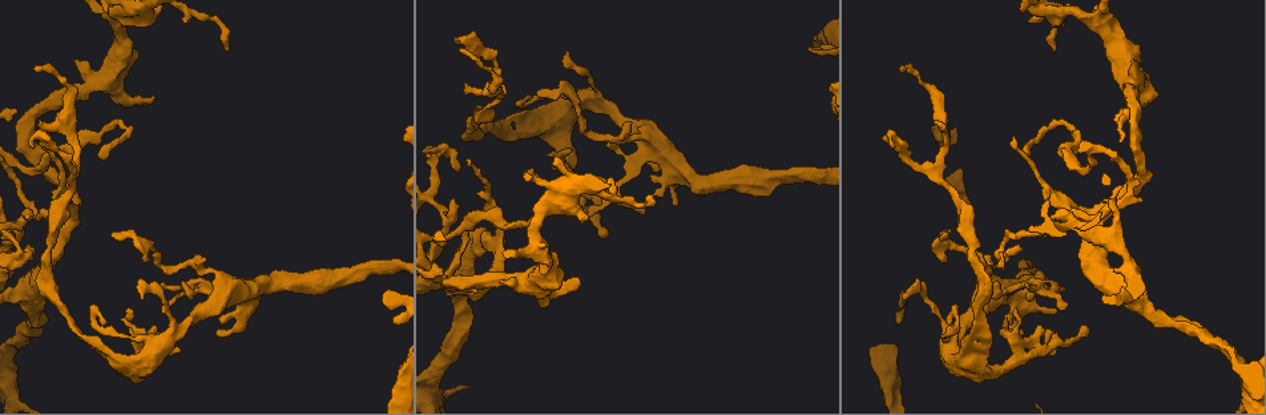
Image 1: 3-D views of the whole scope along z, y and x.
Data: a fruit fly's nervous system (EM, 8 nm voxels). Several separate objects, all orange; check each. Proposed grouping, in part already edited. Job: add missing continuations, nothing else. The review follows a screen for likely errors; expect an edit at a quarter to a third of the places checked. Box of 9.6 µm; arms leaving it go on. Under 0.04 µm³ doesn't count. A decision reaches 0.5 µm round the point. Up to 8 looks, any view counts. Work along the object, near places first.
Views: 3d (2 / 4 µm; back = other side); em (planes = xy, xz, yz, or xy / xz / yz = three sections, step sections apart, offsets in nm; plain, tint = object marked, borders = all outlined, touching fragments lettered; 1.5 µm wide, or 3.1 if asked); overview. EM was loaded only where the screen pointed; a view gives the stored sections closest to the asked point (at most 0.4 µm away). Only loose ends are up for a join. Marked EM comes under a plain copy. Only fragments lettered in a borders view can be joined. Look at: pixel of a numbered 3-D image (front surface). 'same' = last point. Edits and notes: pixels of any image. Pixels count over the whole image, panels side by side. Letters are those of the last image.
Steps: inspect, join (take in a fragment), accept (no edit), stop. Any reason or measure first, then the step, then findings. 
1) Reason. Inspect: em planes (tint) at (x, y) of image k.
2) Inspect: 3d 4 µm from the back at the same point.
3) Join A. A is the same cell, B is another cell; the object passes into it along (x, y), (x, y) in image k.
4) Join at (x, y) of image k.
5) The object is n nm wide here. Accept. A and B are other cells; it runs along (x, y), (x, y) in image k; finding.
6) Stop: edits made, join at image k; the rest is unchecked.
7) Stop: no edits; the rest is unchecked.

Thin end. Inspect: em planes (borders) at (226, 49) of image 1.

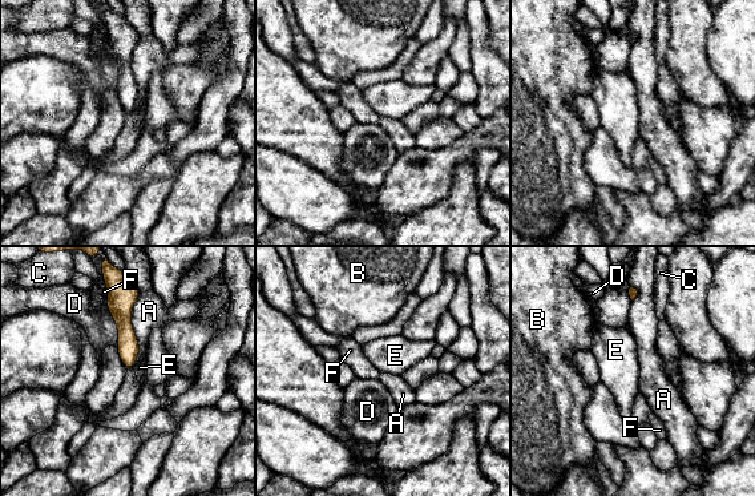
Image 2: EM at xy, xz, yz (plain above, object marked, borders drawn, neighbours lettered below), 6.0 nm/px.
Accept. A, B, C, D, E and F are other cells; it runs along (121, 281), (121, 314), (129, 365) in image 2; none of them fits.

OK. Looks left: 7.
Tapers out. Inspect: 3d 2 µm at (900, 69) of image 1.

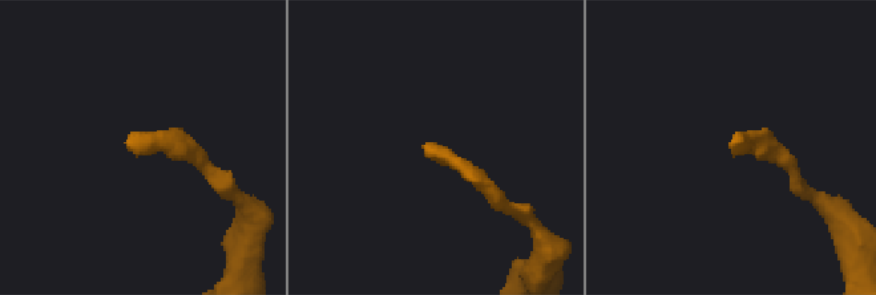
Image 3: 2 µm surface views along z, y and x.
Inspect: em xz step 8 (borders) at (736, 135) of image 3.

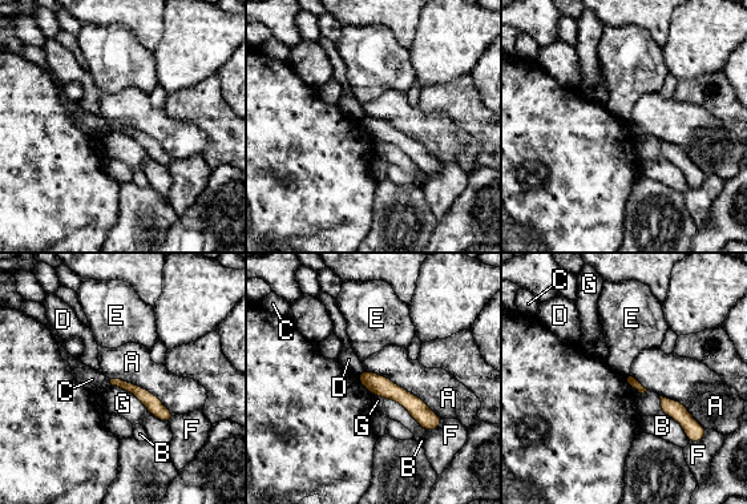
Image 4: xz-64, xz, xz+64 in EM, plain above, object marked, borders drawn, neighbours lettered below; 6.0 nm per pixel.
Accept. A, B, C, D, E, F and G are other cells; it runs along (363, 377), (399, 394), (436, 422) in image 4; no lettered fragment goes on from it.

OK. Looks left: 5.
Tapers out. Inspect: em planes (borders) at (467, 163) of image 1.

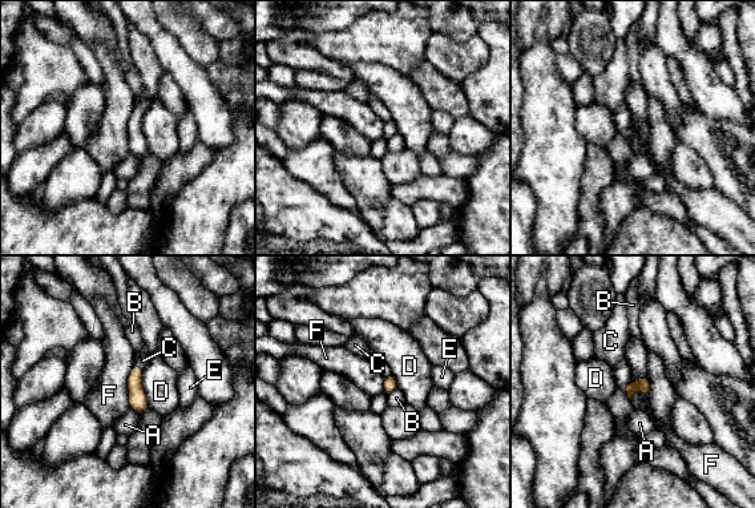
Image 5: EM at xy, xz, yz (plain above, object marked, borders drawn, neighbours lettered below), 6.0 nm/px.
Join C. C is the same cell, A, B, D, E and F are other cells; the object passes into it along (137, 398), (138, 366), (142, 358) in image 5; it goes on there.

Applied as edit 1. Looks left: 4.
Stop: edits made, join at image 5; the rest is unchecked.

